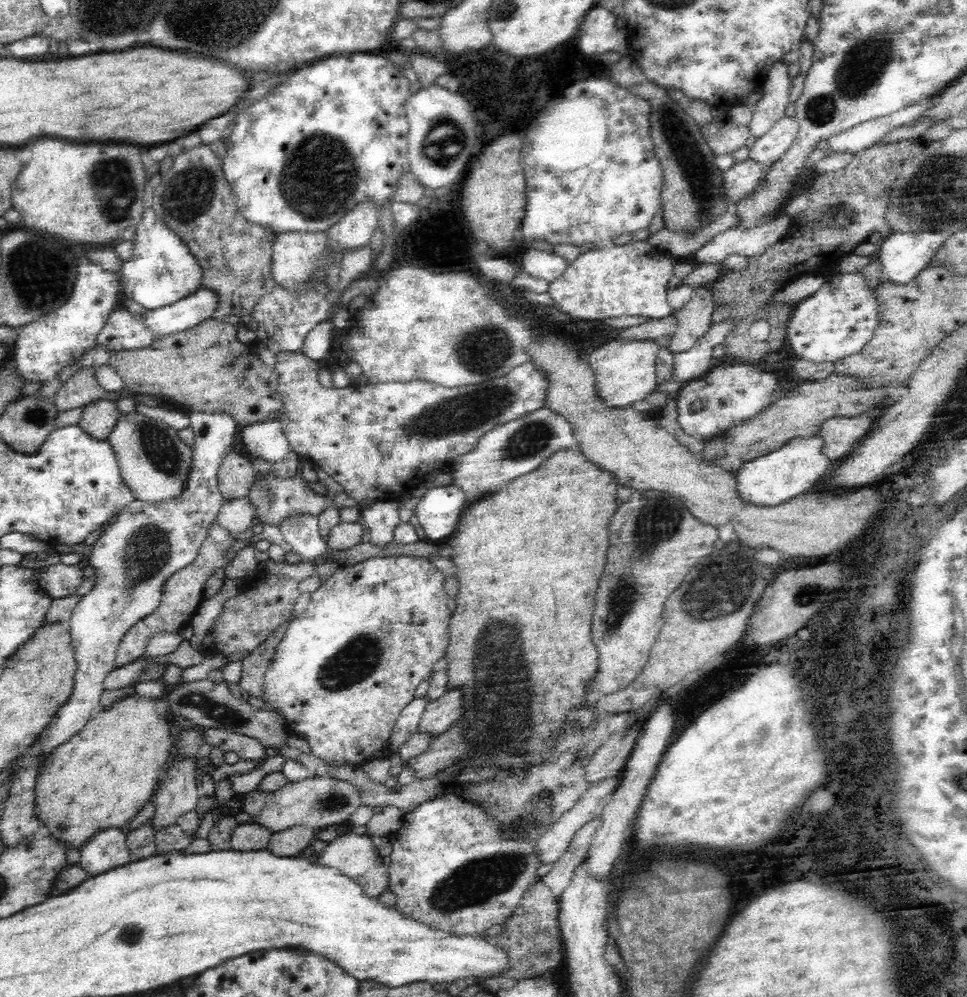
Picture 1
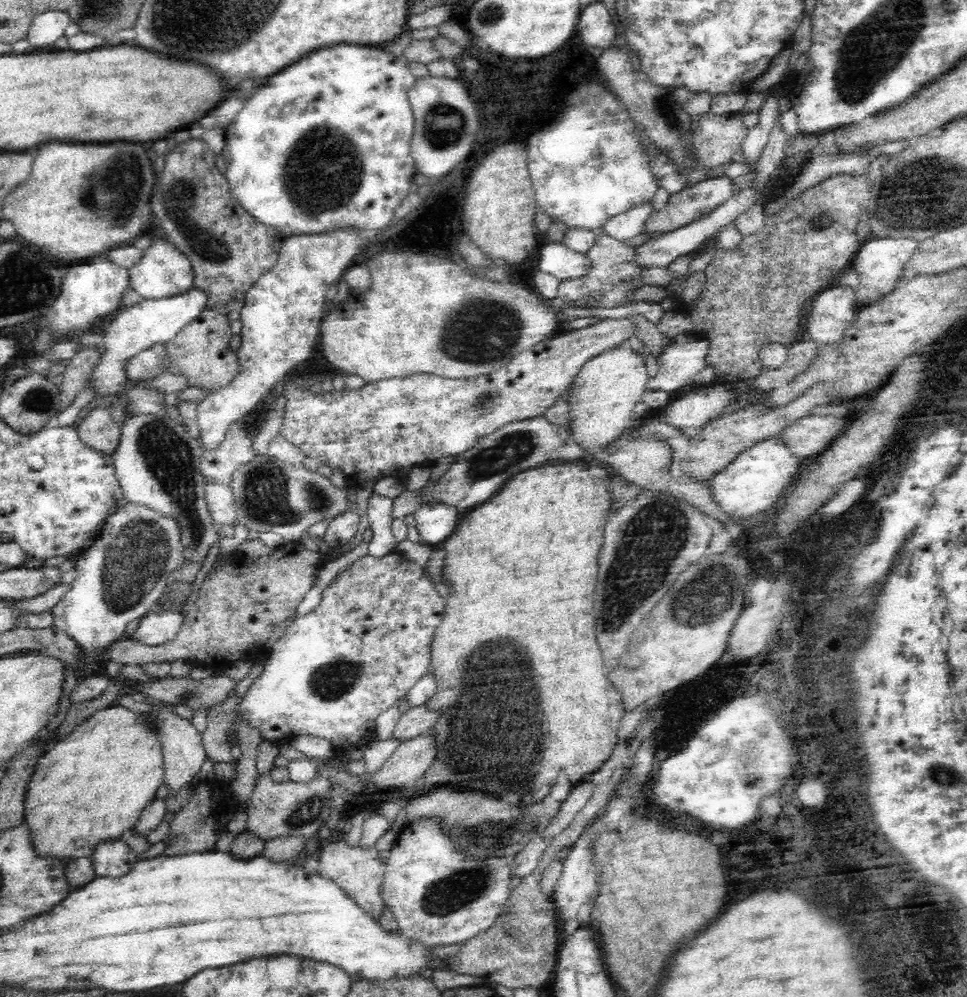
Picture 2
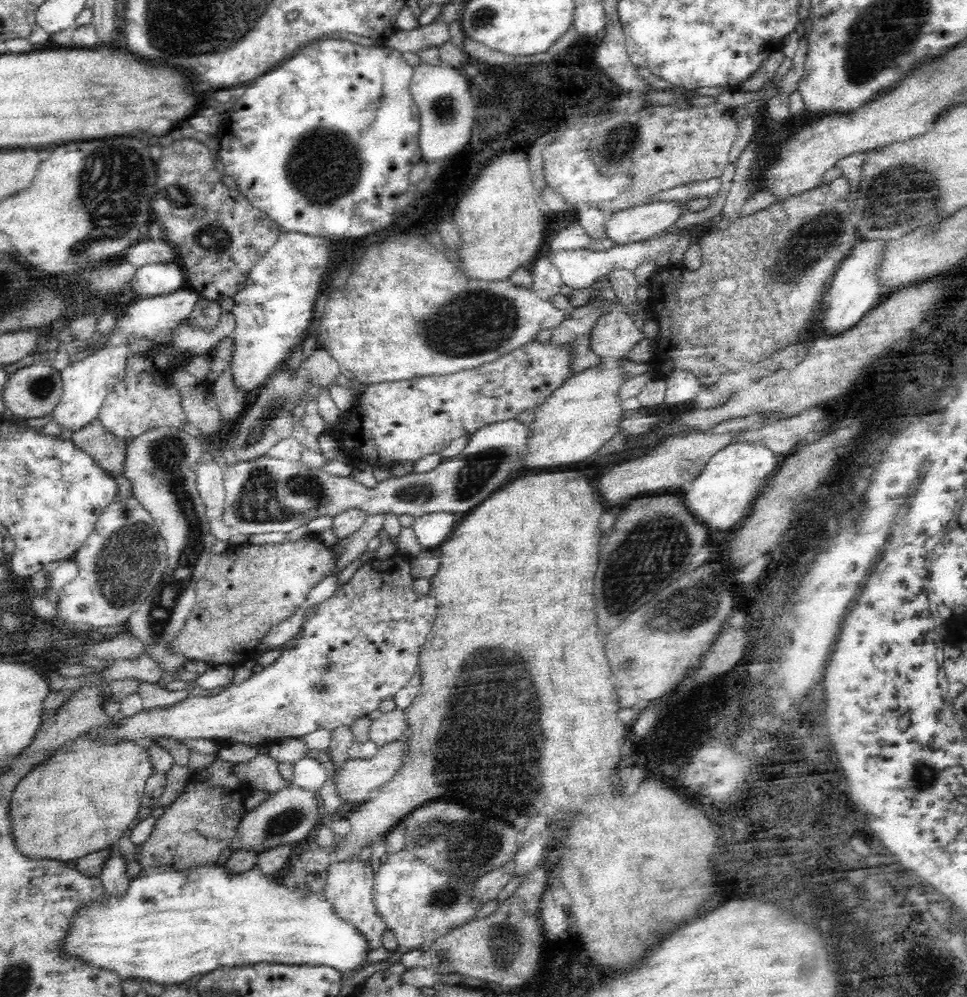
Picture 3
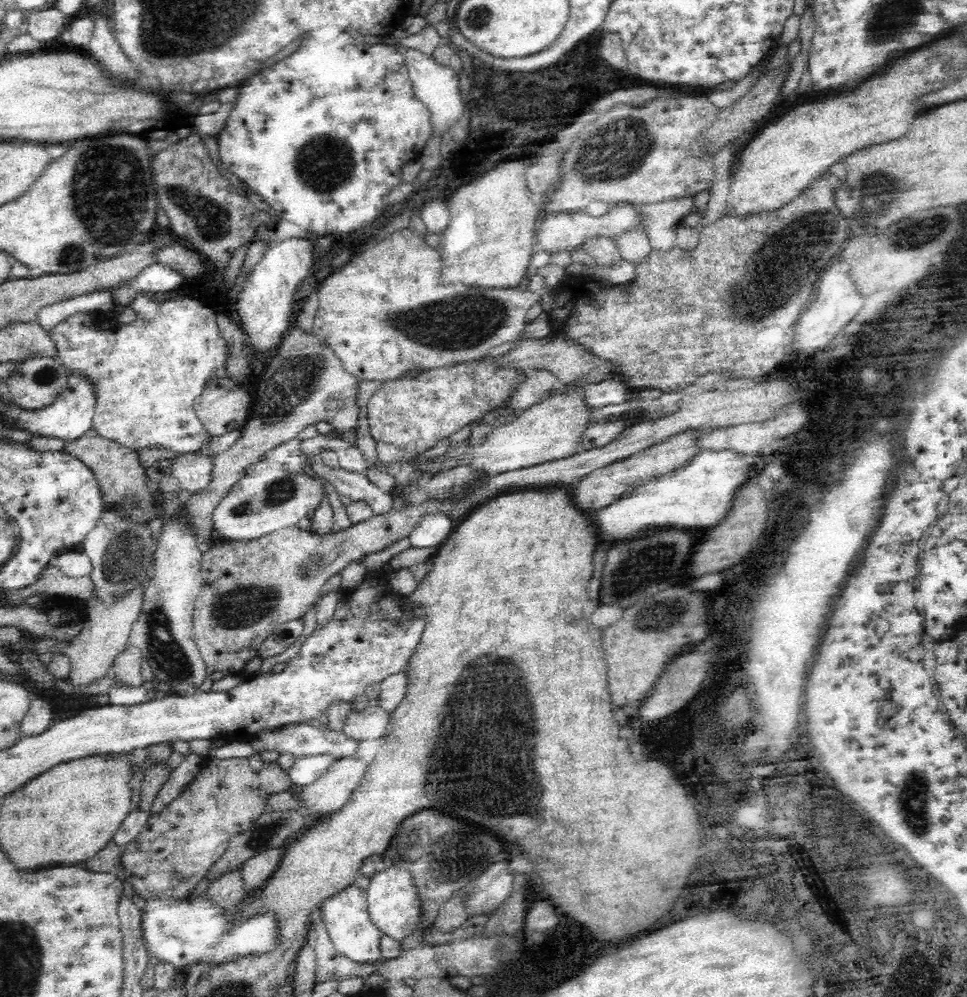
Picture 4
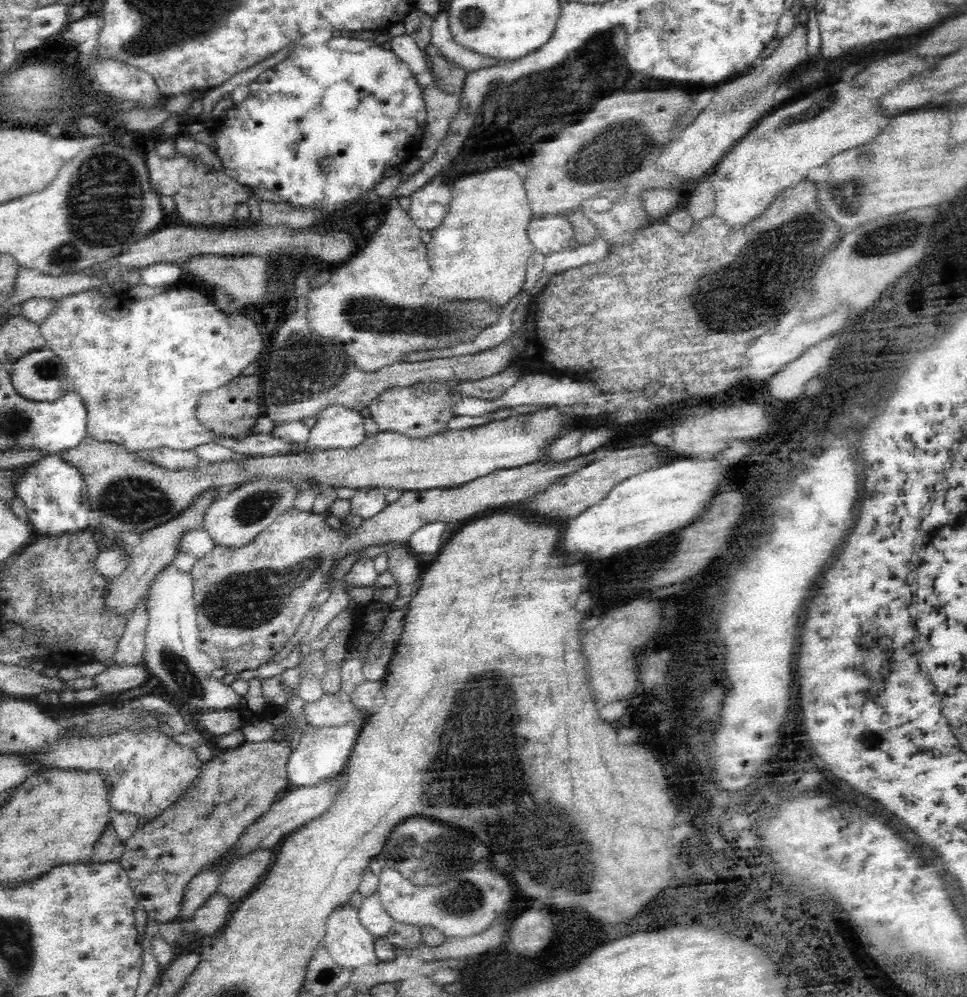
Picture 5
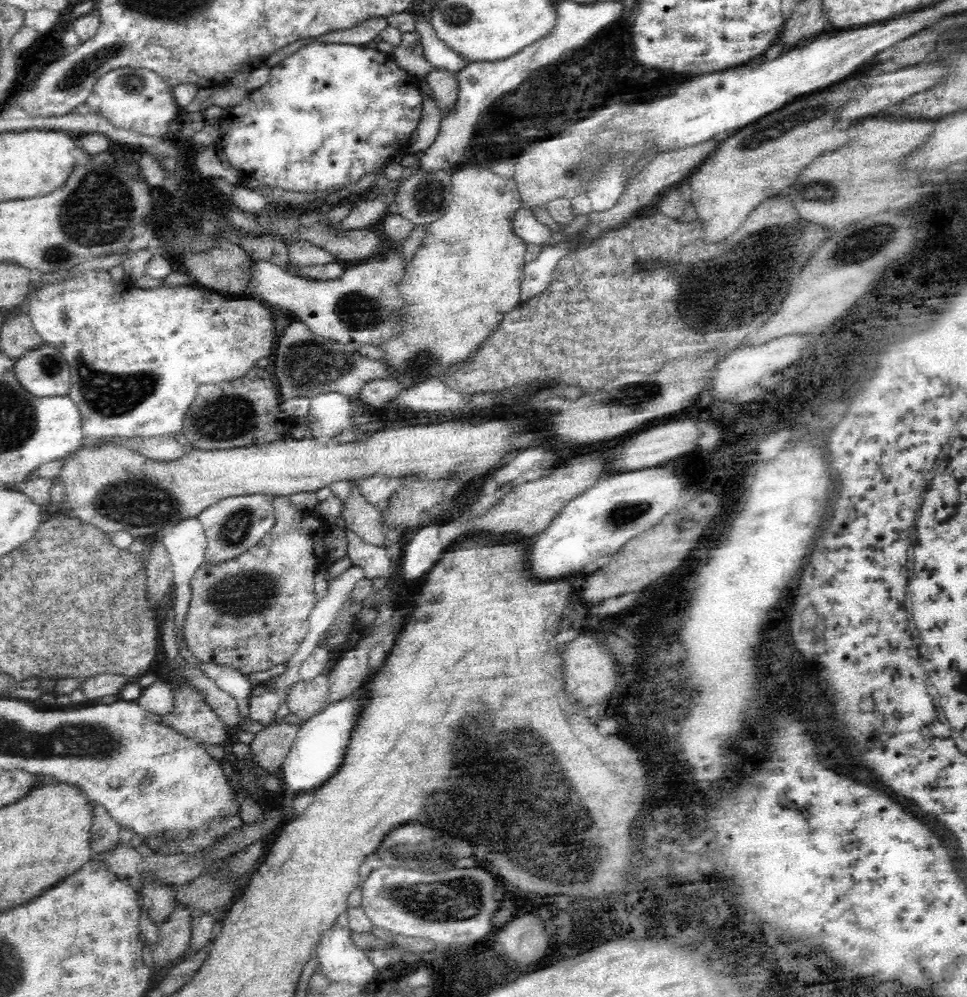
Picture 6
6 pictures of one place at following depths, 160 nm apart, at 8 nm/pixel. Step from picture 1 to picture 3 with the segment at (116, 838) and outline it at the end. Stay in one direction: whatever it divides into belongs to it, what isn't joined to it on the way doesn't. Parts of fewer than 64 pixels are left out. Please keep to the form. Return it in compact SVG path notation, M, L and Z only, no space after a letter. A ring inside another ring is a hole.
M114 846L112 848L112 856L104 863L98 876L107 894L112 895L113 898L118 898L118 900L122 900L123 896L127 894L130 882L128 872L126 871L126 864L126 858Z

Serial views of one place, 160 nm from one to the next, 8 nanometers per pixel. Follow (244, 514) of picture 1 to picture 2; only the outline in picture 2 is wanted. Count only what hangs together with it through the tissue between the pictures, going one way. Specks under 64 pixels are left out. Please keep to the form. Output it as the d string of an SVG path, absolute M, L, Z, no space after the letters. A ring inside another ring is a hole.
M214 484L206 486L206 506L213 523L218 526L236 525L236 502L230 486Z

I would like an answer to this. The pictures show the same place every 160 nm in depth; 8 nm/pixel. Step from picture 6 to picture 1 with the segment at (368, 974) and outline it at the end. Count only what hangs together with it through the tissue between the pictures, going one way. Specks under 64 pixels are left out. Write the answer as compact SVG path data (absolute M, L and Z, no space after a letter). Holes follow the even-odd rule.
M351 831L338 835L334 840L331 840L319 854L317 863L336 868L340 873L352 879L353 882L360 884L360 888L364 891L366 897L378 899L384 890L389 888L389 866L384 865L382 858L371 836L358 835Z

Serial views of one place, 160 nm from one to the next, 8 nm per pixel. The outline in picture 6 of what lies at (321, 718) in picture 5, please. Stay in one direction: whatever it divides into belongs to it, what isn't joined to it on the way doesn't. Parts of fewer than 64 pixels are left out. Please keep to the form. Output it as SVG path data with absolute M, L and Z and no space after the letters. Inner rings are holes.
M328 674L316 676L310 682L299 680L290 687L285 697L289 712L296 714L304 721L322 712L326 706L326 698L330 692L330 677Z

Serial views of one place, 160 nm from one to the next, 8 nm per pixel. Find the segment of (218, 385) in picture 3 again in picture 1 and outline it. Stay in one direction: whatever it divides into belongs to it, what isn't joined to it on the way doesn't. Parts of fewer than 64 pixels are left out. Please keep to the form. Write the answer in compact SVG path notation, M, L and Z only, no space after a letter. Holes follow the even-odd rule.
M234 448L223 457L216 476L223 501L245 498L255 482L252 459Z

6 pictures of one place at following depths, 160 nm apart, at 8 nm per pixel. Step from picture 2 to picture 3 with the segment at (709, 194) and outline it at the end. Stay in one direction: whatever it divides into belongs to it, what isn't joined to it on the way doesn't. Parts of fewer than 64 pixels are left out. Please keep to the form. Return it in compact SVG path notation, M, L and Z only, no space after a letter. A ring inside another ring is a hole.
M678 201L636 205L608 214L601 232L618 245L645 241L676 224L685 213L686 205Z

